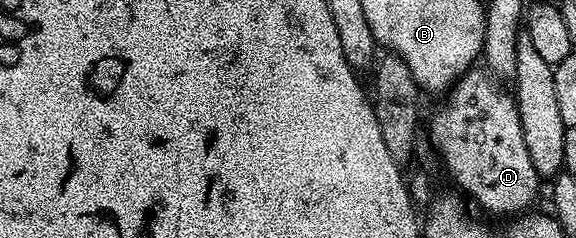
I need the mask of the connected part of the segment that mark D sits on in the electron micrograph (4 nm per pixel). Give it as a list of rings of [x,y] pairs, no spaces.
[[[486,67],[468,68],[446,89],[444,100],[427,124],[427,132],[458,191],[464,197],[472,196],[485,211],[511,218],[530,209],[527,207],[539,192],[541,177],[525,147],[515,97],[508,89],[499,88],[498,83]]]

